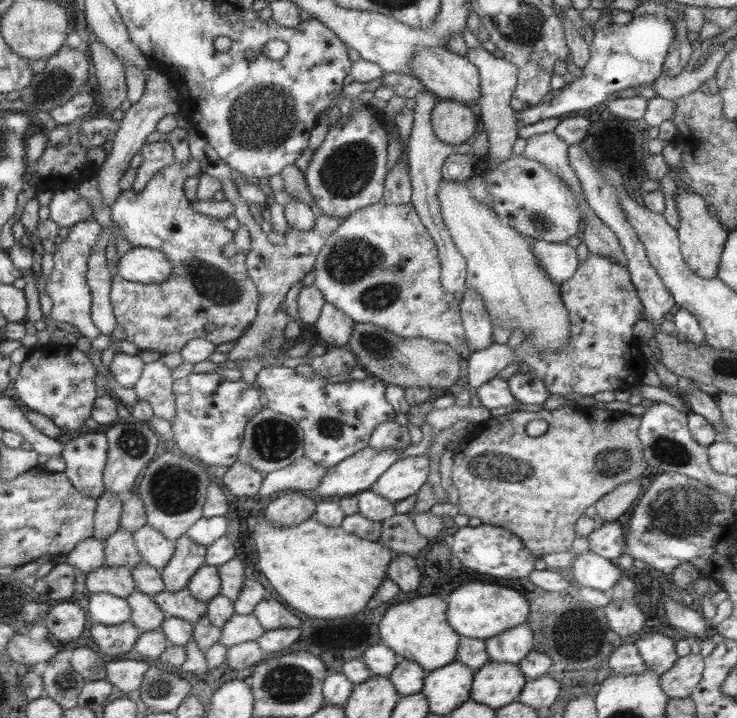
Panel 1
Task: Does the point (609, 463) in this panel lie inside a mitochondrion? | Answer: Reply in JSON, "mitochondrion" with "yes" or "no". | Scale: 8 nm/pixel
{"mitochondrion":"yes"}

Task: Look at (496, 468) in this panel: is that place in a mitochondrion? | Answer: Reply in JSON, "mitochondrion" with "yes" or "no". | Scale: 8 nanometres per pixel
{"mitochondrion":"yes"}

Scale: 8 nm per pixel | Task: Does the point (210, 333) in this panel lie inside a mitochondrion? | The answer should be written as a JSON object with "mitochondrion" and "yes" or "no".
{"mitochondrion":"no"}

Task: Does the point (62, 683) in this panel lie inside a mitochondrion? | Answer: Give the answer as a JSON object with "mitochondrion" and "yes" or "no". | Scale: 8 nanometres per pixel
{"mitochondrion":"yes"}

